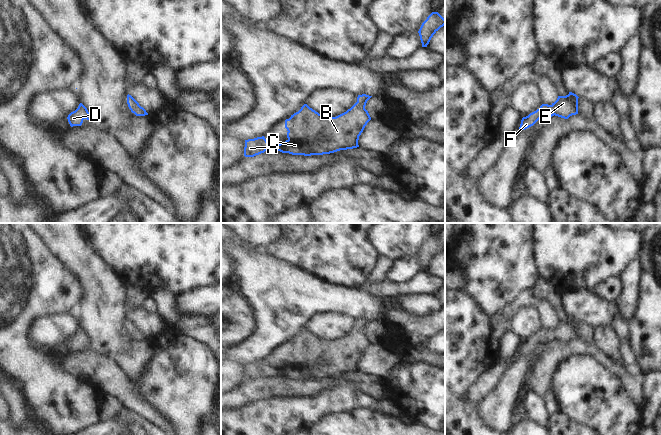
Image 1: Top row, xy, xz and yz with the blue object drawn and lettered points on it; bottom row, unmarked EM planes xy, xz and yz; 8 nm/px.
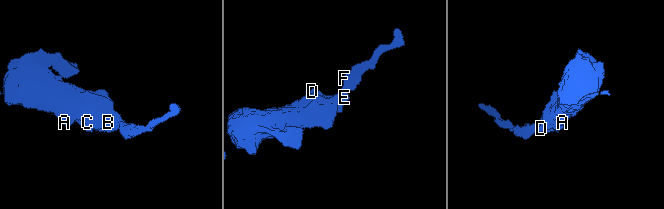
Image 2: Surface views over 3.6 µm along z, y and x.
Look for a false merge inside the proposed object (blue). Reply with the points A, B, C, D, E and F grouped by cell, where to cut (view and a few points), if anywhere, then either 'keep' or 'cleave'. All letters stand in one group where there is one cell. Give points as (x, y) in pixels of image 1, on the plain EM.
A B C D E F | no cut | keep

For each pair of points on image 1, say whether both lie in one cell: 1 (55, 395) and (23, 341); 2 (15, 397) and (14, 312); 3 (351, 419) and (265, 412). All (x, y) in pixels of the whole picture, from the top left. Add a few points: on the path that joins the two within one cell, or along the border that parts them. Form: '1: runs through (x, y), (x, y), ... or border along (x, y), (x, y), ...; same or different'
1: runs through (45, 382), (23, 358), (23, 354); same
2: border along (22, 392), (30, 407), (31, 414); different
3: border along (348, 411), (330, 412), (314, 424); different

